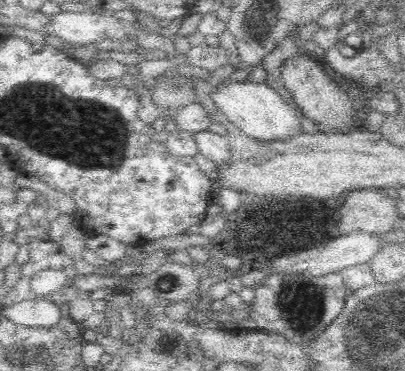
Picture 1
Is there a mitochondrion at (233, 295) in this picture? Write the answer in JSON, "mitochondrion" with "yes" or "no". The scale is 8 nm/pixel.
{"mitochondrion":"no"}

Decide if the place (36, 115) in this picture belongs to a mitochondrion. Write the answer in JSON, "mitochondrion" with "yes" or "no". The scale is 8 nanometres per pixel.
{"mitochondrion":"yes"}

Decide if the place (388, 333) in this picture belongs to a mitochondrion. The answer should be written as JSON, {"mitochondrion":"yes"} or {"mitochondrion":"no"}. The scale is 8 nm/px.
{"mitochondrion":"yes"}

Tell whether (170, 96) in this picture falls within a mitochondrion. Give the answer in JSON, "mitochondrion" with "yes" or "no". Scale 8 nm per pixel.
{"mitochondrion":"yes"}

